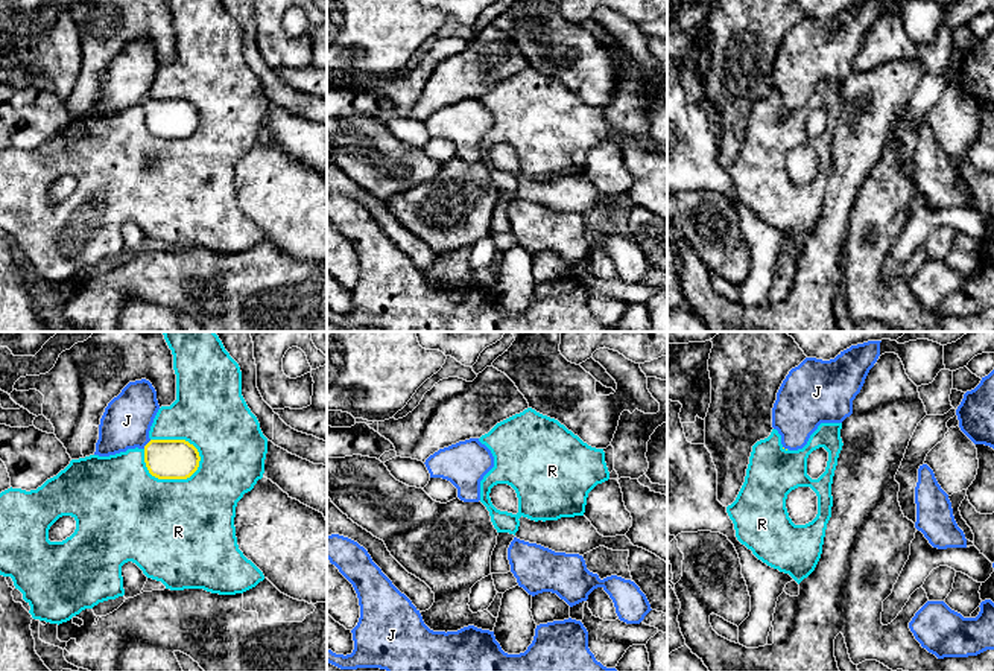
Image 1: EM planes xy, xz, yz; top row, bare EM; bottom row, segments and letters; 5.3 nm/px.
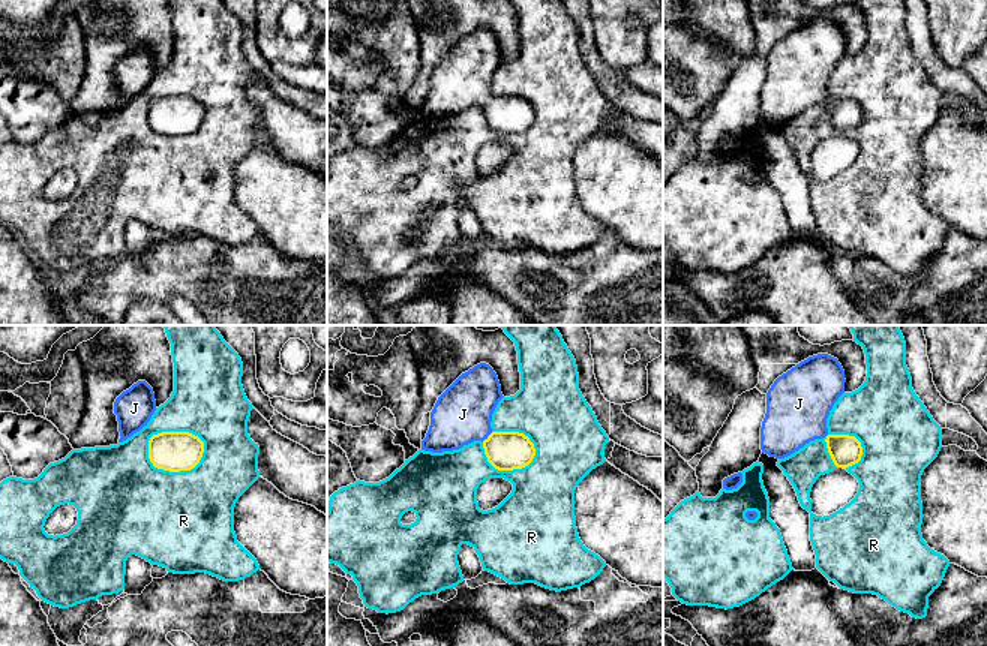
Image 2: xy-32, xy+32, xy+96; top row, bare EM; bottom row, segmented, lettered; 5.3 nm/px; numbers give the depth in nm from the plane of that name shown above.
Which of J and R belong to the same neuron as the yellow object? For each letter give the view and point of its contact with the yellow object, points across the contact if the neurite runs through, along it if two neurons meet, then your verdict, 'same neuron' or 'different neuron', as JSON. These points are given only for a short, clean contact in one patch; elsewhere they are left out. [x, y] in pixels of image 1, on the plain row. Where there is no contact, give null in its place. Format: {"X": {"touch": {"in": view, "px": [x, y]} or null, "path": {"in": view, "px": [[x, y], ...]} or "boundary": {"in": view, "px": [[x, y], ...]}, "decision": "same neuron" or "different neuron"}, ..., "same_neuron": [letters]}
{"J": {"touch": {"in": "xy", "px": [146, 104]}, "path": {"in": "xy", "px": [[164, 117], [146, 104], [126, 84], [126, 79]]}, "decision": "same neuron"}, "R": {"touch": {"in": "xy", "px": [166, 137]}, "boundary": {"in": "xy", "px": [[143, 108], [146, 128], [158, 137], [187, 137], [201, 119]]}, "decision": "different neuron"}, "same_neuron": ["J"]}

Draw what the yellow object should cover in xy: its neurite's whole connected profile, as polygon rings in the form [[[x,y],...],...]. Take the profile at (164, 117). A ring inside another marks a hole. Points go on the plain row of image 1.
[[[146,38],[129,41],[122,52],[114,56],[100,78],[99,99],[94,114],[109,116],[128,108],[143,108],[144,122],[149,132],[158,138],[187,138],[199,126],[198,108],[185,99],[150,99],[149,90],[160,68],[157,50]]]

